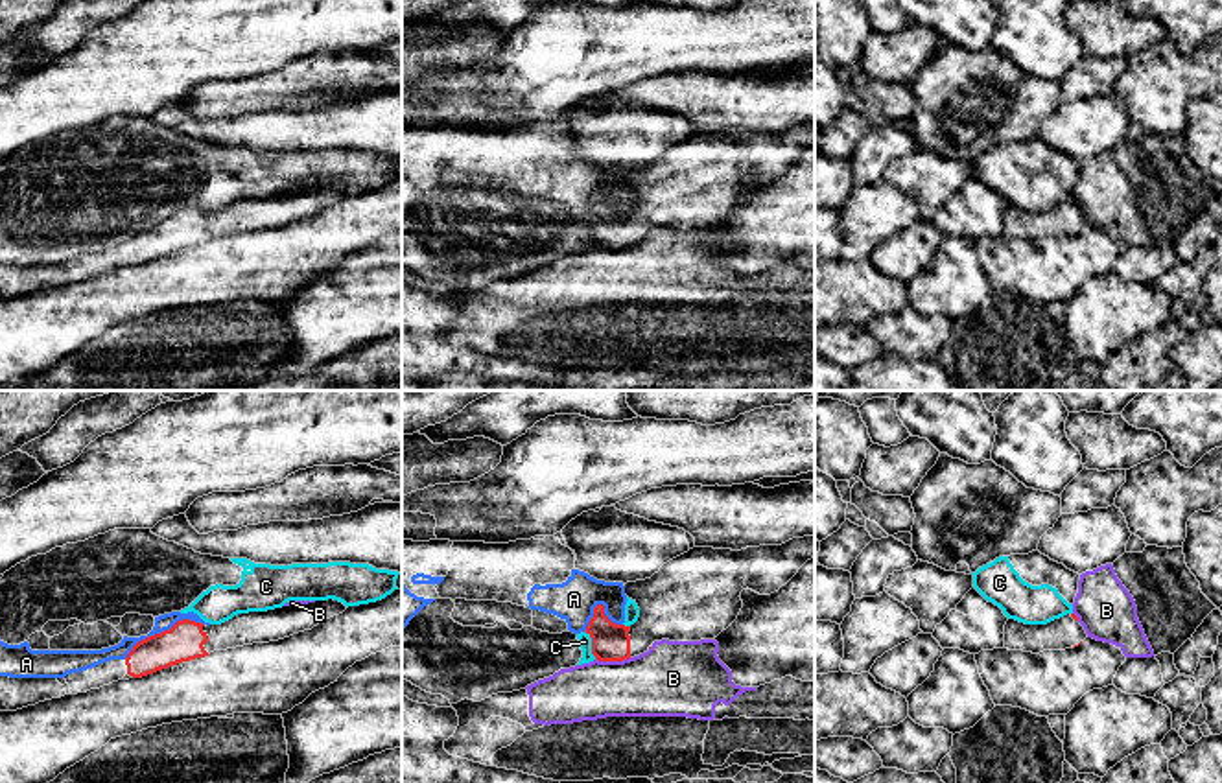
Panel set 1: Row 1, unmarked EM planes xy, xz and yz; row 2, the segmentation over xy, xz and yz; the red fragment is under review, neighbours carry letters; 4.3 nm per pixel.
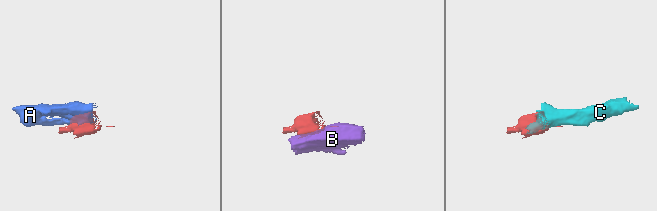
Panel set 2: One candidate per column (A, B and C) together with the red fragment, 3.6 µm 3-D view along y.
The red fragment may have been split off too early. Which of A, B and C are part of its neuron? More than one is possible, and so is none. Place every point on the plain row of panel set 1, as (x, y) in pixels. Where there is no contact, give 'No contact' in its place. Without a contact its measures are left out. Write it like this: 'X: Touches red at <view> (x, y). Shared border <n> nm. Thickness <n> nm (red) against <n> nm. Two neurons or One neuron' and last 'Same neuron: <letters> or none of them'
A: Touches red at xy (164, 218). Shared border 380 nm. Thickness 170 nm (red) against 70 nm. Two neurons
B: Touches red at xz (612, 247). Shared border 150 nm. Thickness 170 nm (red) against 320 nm. Two neurons
C: Touches red at xz (592, 233). Shared border 140 nm. Thickness 170 nm (red) against 60 nm. Two neurons
Same neuron: none of them

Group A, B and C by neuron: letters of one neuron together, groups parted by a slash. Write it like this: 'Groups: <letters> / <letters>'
Groups: A C / B

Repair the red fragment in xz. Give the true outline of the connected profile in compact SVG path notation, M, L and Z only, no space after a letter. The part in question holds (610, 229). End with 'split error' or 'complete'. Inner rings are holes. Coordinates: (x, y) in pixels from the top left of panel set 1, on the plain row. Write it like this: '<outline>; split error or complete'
M815 123L741 138L693 134L651 166L623 171L640 195L634 212L616 212L603 192L593 195L584 217L592 225L592 241L599 249L623 249L662 227L713 227L737 206L743 177L770 182L811 146Z; split error

